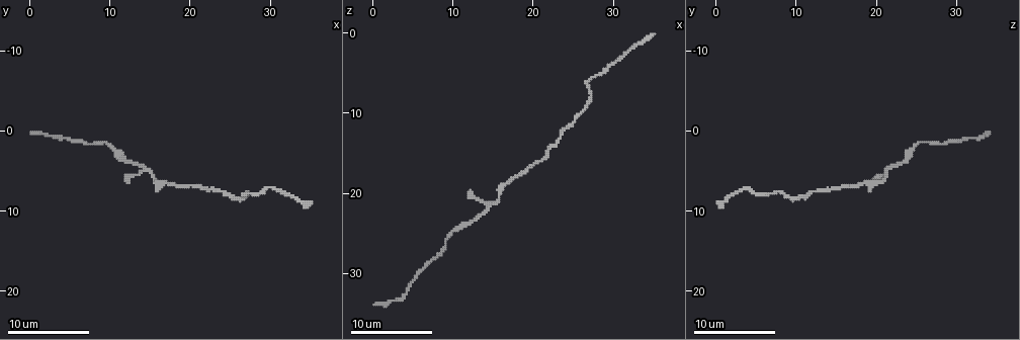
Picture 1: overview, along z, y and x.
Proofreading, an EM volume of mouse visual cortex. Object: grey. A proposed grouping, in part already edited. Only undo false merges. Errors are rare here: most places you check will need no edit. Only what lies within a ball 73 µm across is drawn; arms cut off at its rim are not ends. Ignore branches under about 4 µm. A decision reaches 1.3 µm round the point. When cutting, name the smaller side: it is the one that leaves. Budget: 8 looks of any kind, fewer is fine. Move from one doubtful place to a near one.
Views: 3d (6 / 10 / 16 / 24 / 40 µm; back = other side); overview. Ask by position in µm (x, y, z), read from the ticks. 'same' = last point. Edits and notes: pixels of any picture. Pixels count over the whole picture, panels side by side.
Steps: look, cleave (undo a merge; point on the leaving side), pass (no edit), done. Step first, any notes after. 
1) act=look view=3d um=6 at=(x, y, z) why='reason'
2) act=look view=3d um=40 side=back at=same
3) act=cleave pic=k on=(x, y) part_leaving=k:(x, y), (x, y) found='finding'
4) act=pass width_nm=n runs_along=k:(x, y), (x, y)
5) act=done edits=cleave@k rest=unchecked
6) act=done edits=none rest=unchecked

act=look view=3d um=10 at=(27.0, 8.2, 8.6) why='thick turns thin'

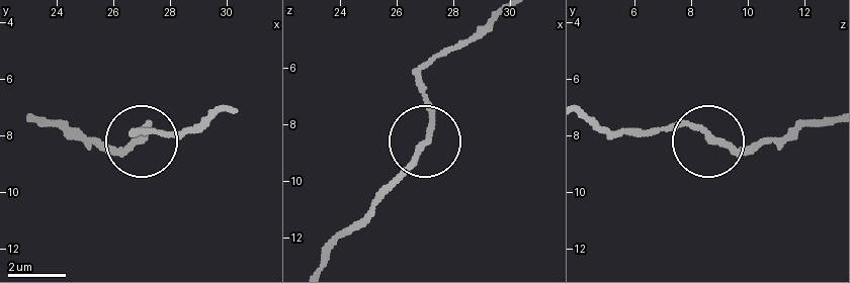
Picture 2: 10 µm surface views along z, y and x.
act=pass width_nm=210 runs_along=2:(831, 115), (751, 145), (714, 145), (678, 122), (652, 130) found='all the same neuron'

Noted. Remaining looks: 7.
act=look view=3d um=10 at=(30.0, 7.2, 3.8) why='a narrow waist'

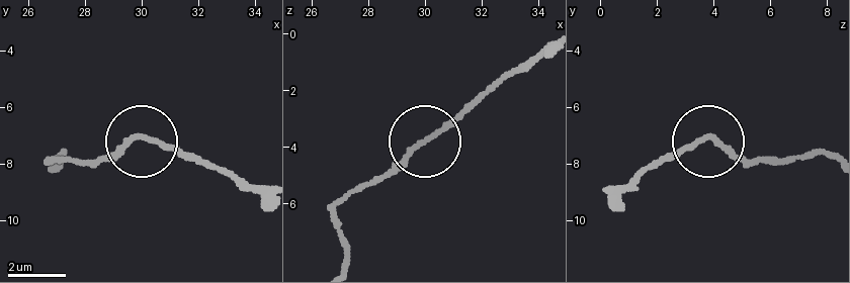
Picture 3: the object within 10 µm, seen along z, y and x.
act=pass width_nm=160 runs_along=3:(829, 156), (742, 159), (703, 136), (664, 156) found='one neuron here'

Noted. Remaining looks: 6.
act=look view=3d um=6 at=(10.2, 1.8, 24.4) why='thick turns thin'

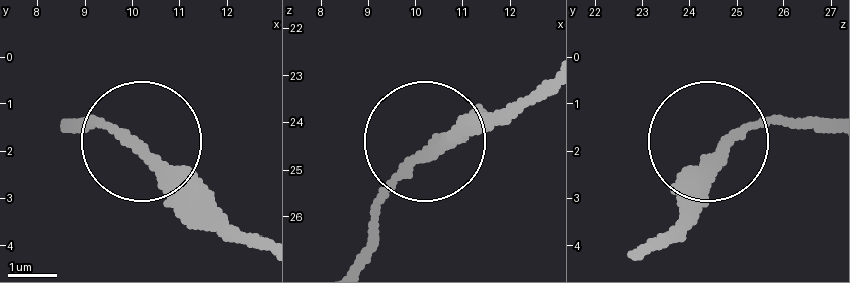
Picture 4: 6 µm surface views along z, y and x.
act=look view=3d um=6 side=back at=(10.20, 2.05, 24.65) why='other side'

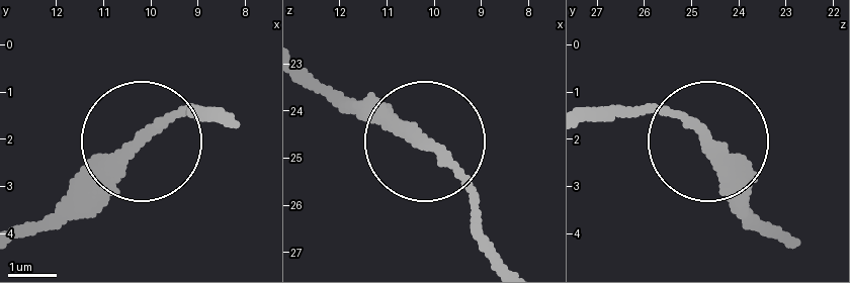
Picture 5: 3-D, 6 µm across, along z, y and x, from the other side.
act=pass runs_along=5:(24, 231), (109, 183), (177, 115), (214, 111) found='one neuron here'

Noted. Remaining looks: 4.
act=look view=3d um=10 at=(7.4, 1.4, 28.0) why='thin neck'

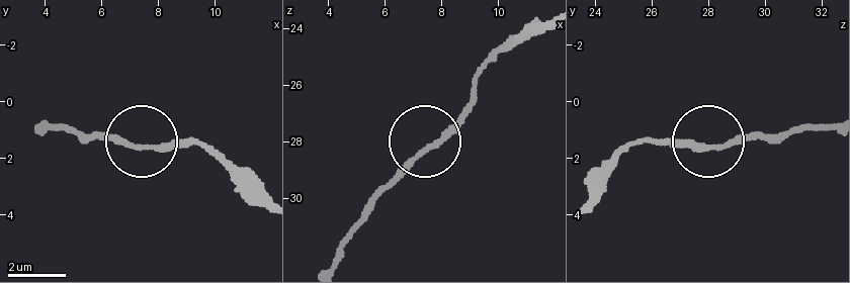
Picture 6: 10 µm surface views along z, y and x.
act=look view=3d um=10 side=back at=(7.6, 1.7, 28.3) why='other side'

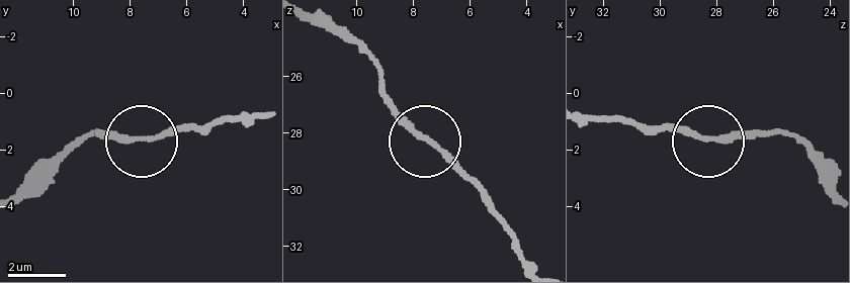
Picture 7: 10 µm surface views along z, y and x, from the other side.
act=pass runs_along=7:(317, 17), (339, 24), (367, 54), (390, 104), (496, 210) found='one neuron here'

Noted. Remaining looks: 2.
act=done edits=none rest=unchecked

